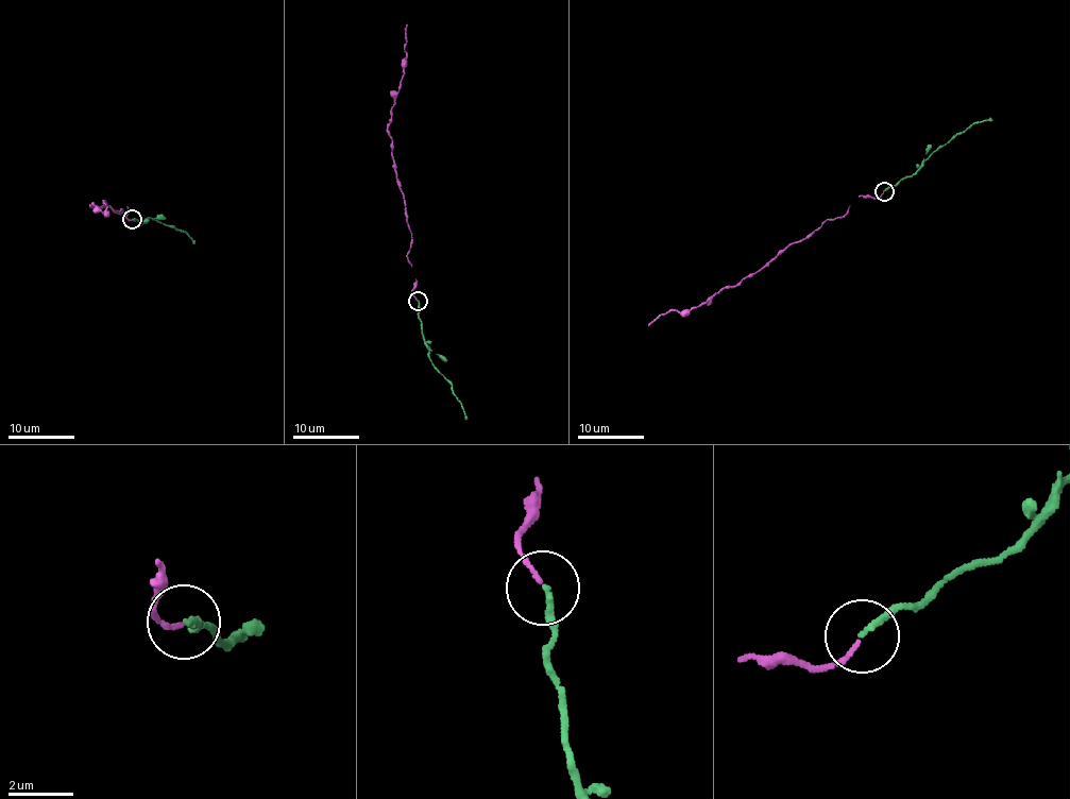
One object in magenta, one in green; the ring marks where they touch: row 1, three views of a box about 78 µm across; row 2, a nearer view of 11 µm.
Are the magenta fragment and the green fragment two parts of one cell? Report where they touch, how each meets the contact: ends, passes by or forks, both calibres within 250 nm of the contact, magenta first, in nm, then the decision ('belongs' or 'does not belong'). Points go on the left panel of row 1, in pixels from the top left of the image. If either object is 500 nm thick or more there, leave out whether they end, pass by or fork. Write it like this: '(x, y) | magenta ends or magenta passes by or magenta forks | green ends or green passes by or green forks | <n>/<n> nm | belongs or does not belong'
(132, 219) | magenta ends | green ends | 110/190 nm | belongs

